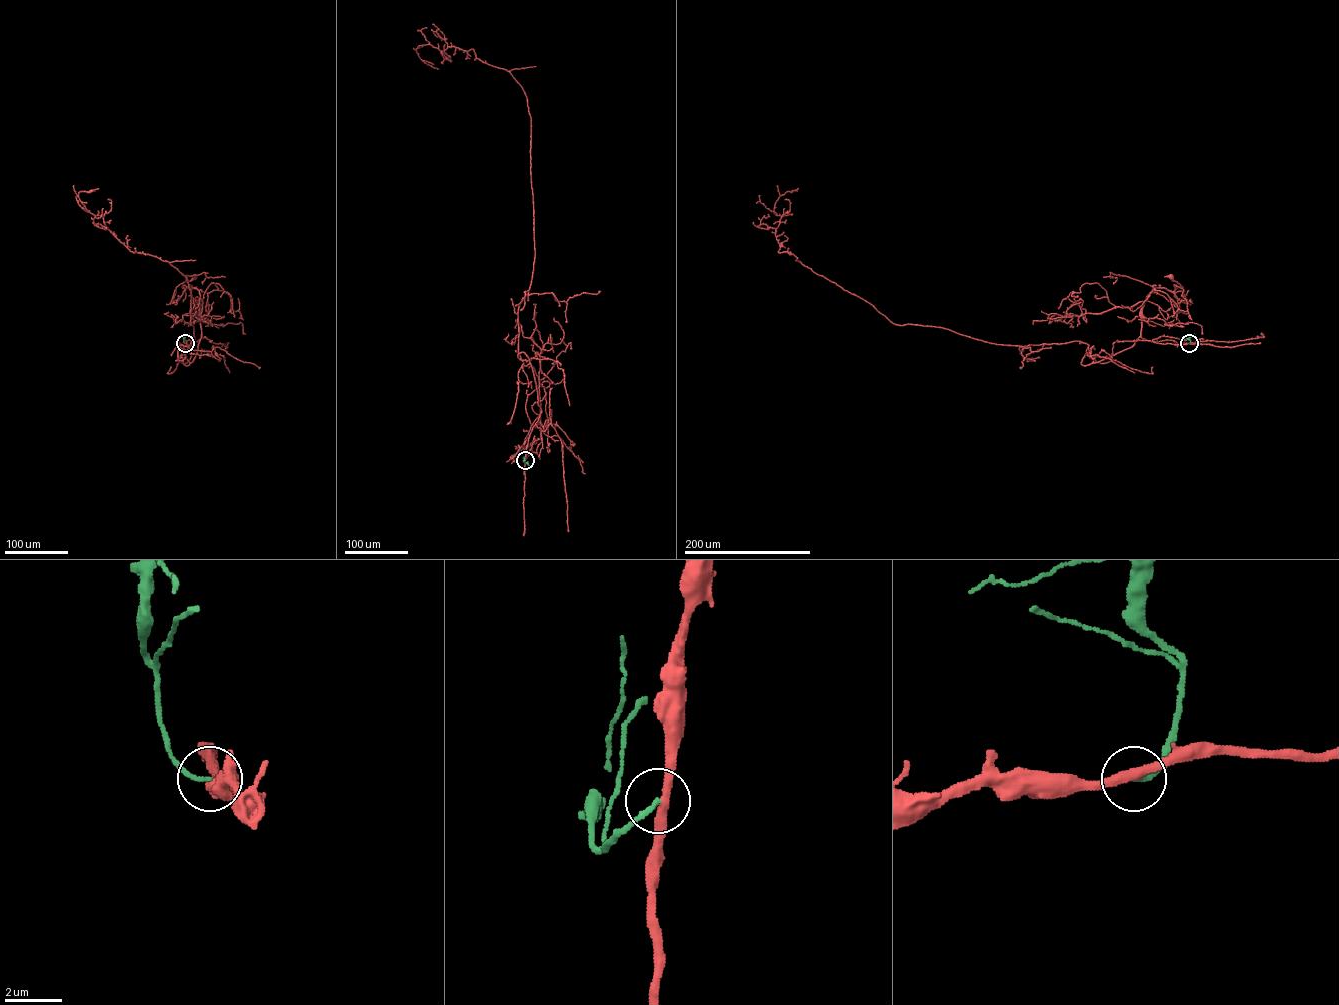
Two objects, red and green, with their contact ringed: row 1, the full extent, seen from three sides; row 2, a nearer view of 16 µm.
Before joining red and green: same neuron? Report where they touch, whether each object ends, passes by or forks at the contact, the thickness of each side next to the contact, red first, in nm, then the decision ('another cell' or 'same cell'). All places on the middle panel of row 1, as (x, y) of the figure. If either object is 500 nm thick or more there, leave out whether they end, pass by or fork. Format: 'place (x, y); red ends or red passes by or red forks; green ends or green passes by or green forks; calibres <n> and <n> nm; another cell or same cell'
place (525, 460); red passes by; green ends; calibres 320 and 150 nm; another cell

